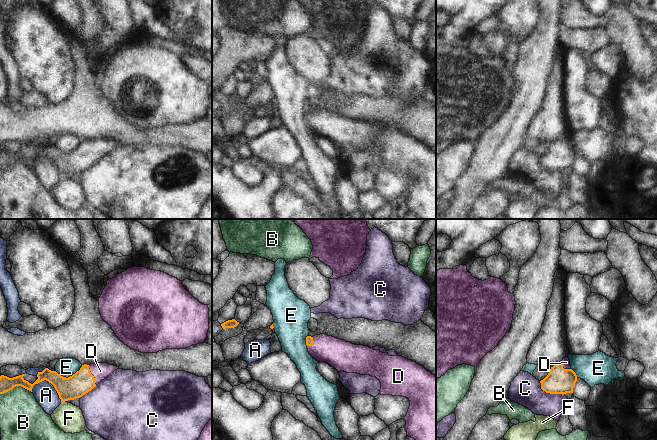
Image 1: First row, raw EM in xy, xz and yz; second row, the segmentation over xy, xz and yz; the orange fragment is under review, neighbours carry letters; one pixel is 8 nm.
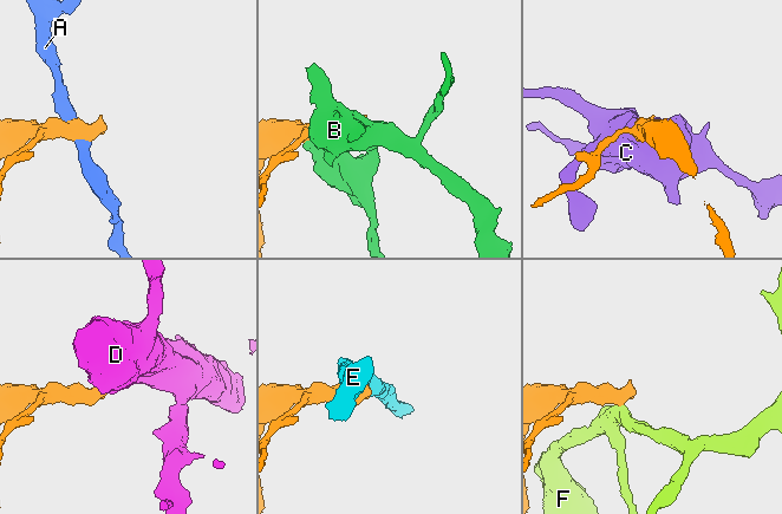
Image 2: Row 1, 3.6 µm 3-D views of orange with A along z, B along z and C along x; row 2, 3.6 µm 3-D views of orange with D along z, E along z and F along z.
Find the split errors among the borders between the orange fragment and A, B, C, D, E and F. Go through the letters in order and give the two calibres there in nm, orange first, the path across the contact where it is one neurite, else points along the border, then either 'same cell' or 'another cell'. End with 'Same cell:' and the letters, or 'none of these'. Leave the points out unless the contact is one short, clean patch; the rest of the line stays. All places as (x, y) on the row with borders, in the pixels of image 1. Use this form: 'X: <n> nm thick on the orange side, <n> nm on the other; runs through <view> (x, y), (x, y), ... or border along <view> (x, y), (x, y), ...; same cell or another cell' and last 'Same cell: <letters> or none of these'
A: 190 nm thick on the orange side, 170 nm on the other; border along xy (31, 388), (35, 384), (47, 380), (53, 386), (61, 401); another cell
B: 110 nm thick on the orange side, 340 nm on the other; border along xy (31, 391), (20, 386), (14, 386), (0, 394); another cell
C: 200 nm thick on the orange side, 240 nm on the other; border along yz (539, 381), (540, 387), (546, 392), (561, 393), (563, 395); another cell
D: 190 nm thick on the orange side, 140 nm on the other; runs through xy (80, 383), (92, 375), (100, 371); same cell
E: 190 nm thick on the orange side, 160 nm on the other; border along xy (82, 365), (67, 377), (63, 377), (55, 371); another cell
F: 190 nm thick on the orange side, 220 nm on the other; border along xy (61, 401), (64, 402); another cell
Same cell: D

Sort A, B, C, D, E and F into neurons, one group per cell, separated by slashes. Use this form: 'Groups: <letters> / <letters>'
Groups: A / B / C / D / E / F

